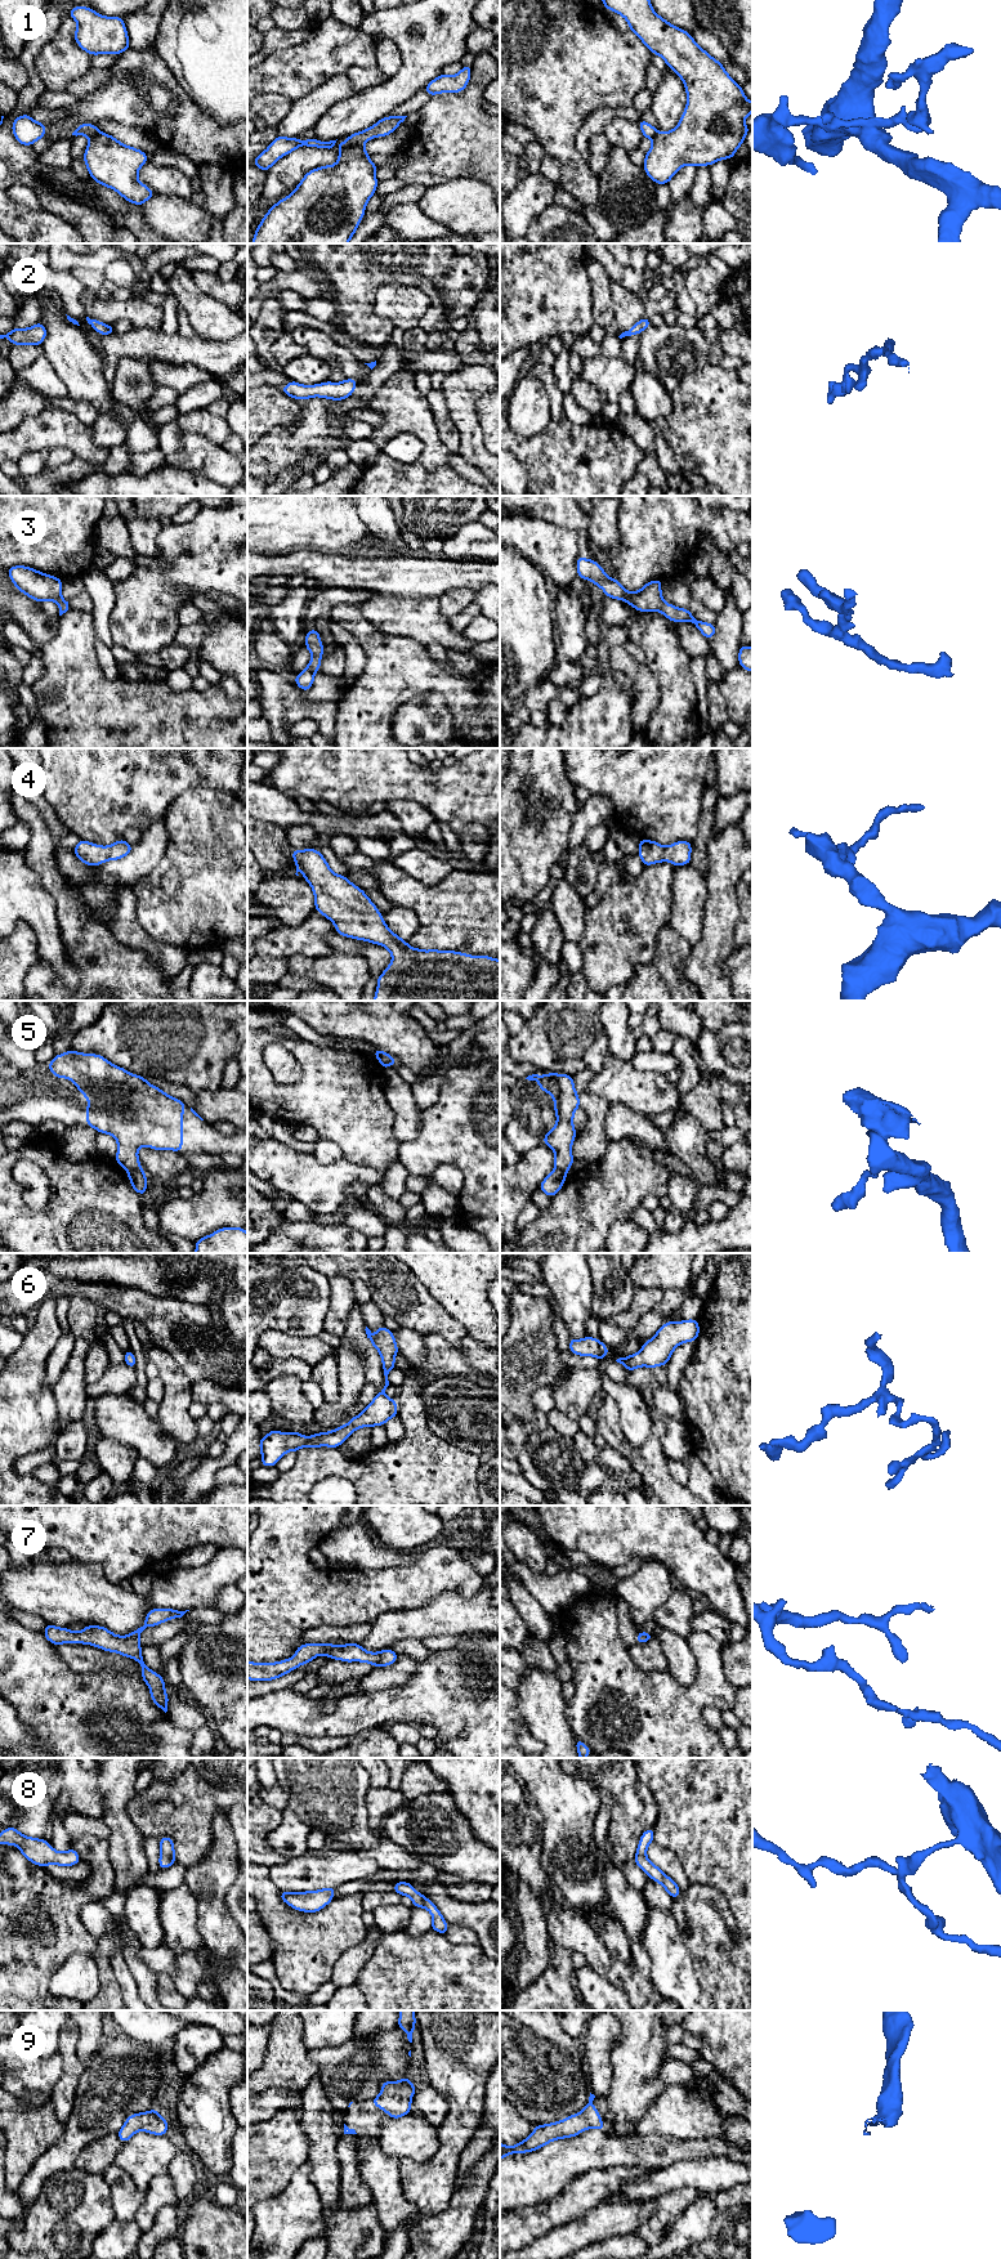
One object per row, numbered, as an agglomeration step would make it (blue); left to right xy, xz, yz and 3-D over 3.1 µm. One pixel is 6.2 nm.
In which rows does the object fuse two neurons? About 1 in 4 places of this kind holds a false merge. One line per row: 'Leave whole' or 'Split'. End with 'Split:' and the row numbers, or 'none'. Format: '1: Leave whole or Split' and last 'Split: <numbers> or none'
1: Split
2: Leave whole
3: Leave whole
4: Leave whole
5: Split
6: Leave whole
7: Leave whole
8: Leave whole
9: Leave whole
Split: 1, 5

